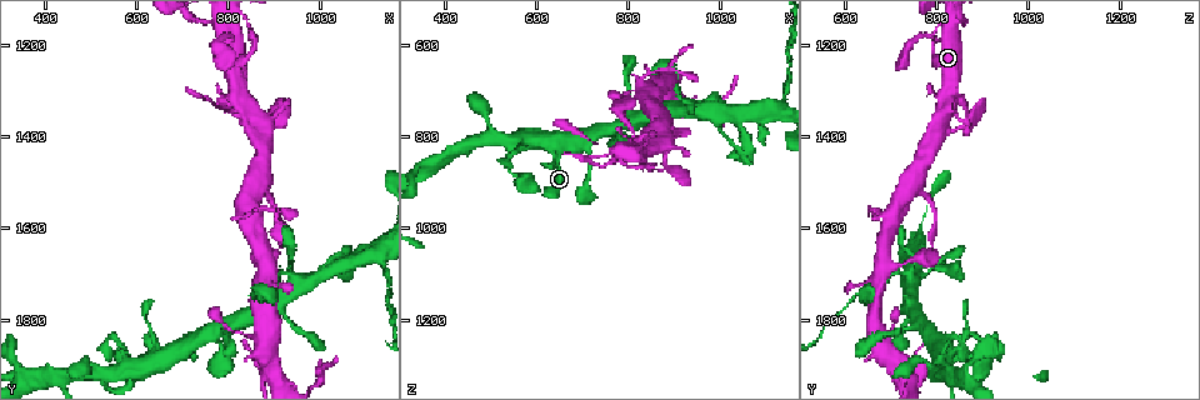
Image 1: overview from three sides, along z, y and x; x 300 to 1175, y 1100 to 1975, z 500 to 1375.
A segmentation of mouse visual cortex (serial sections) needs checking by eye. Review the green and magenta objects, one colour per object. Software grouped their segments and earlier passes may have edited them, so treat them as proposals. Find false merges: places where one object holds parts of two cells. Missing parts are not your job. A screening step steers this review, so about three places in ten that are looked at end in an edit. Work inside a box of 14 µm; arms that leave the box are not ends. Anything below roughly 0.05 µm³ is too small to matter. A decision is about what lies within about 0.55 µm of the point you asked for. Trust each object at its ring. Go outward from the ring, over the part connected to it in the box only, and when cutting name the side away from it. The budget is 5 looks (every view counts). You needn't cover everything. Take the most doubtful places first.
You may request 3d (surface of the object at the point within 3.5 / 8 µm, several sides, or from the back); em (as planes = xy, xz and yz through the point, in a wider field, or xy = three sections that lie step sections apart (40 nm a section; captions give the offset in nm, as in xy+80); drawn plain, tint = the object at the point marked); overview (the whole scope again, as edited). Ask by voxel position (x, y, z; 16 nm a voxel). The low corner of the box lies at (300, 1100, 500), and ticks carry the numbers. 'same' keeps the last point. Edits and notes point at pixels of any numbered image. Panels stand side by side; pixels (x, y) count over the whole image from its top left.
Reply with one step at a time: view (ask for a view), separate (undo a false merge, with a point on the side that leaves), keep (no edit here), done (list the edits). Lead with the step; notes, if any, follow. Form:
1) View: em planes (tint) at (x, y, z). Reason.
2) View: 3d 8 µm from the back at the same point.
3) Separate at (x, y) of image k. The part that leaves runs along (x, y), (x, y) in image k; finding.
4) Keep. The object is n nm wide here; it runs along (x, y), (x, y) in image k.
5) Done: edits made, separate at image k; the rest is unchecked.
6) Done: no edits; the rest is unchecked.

View: 3d 3.5 µm at (1130, 1675, 725). Arms part here.

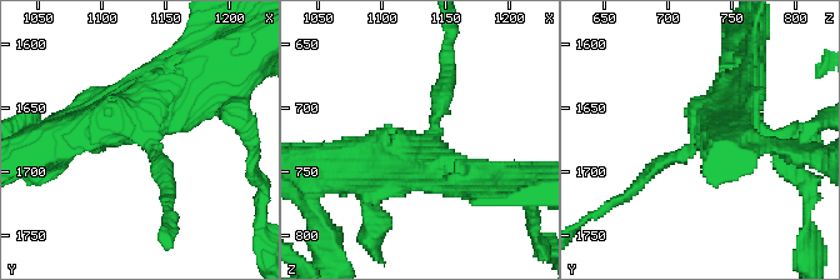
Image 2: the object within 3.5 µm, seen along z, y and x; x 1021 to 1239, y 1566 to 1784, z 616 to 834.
View: em planes (tint) at (1134, 1670, 726). Need the tissue.

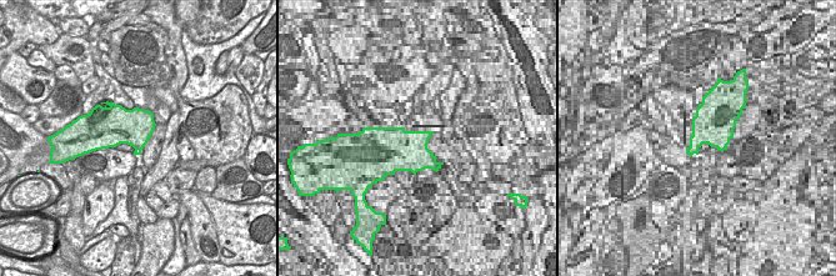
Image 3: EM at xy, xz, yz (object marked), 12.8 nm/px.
Separate at (650, 170) of image 2. The part that leaves runs along (689, 150), (660, 161), (595, 215) in image 2; a second cell is stuck on.

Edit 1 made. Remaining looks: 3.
View: 3d 3.5 µm at (570, 1850, 820). A narrow waist.

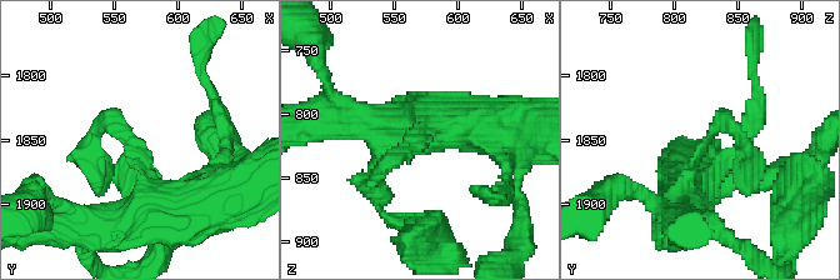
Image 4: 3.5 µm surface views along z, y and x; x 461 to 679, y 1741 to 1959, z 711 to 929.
View: em xy step 2 (tint) at (564, 1854, 828).

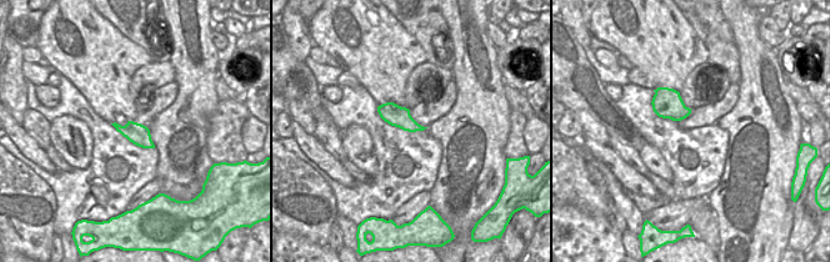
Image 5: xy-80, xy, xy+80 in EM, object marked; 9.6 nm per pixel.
Keep. It runs along (156, 218), (91, 153) in image 4; all the same cell.

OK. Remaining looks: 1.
Done: edits made, separate at image 2; the rest is unchecked.

